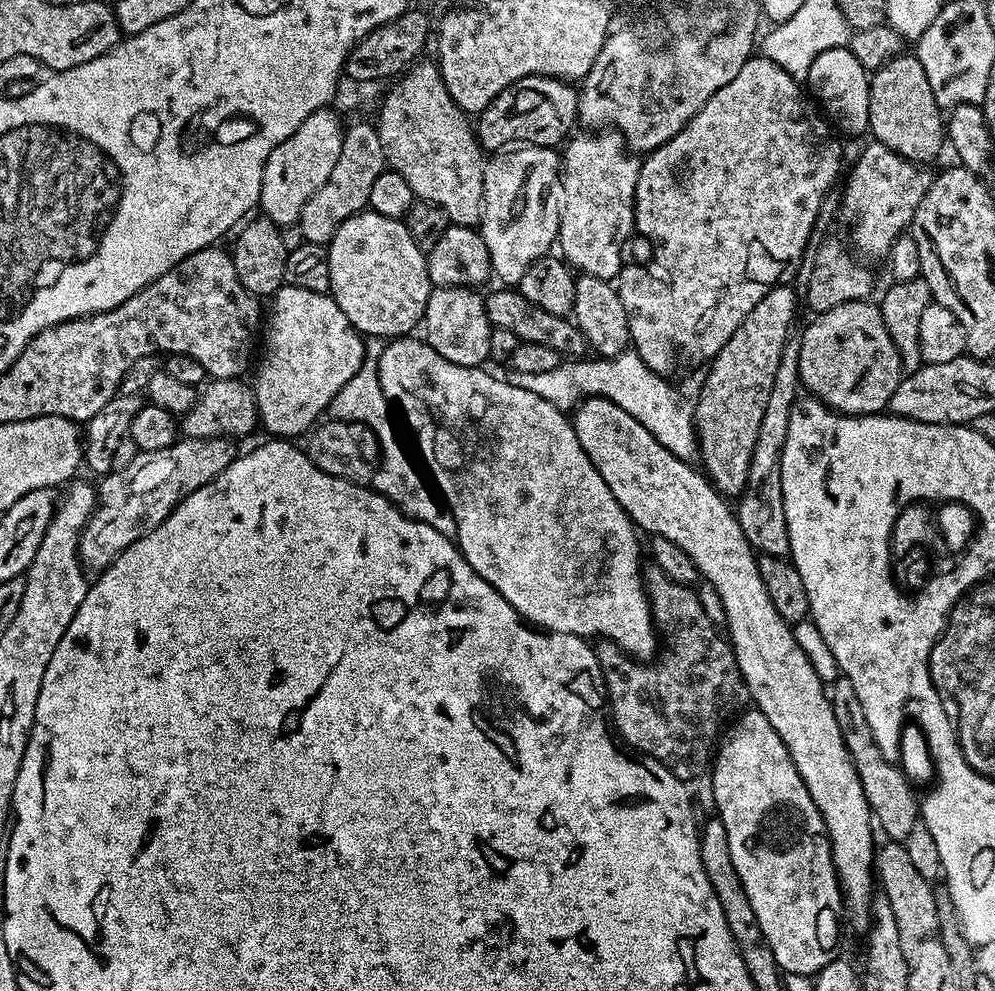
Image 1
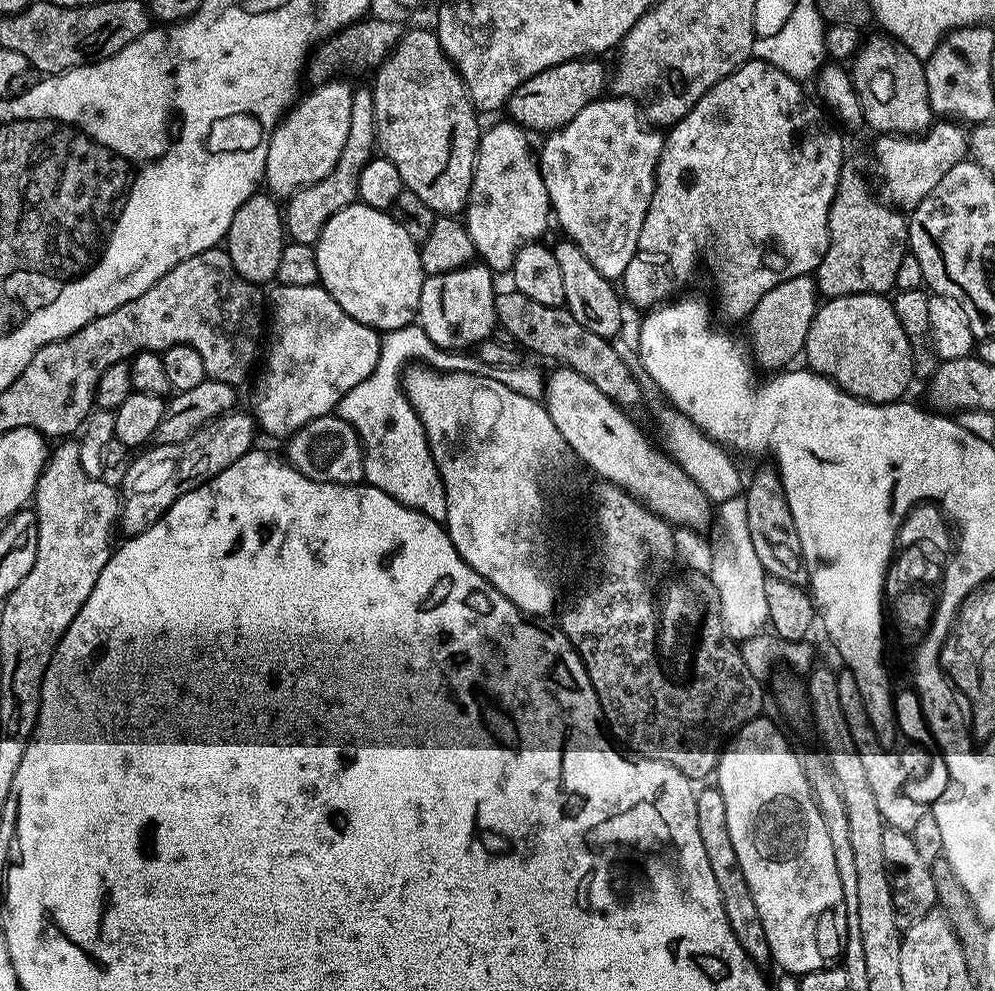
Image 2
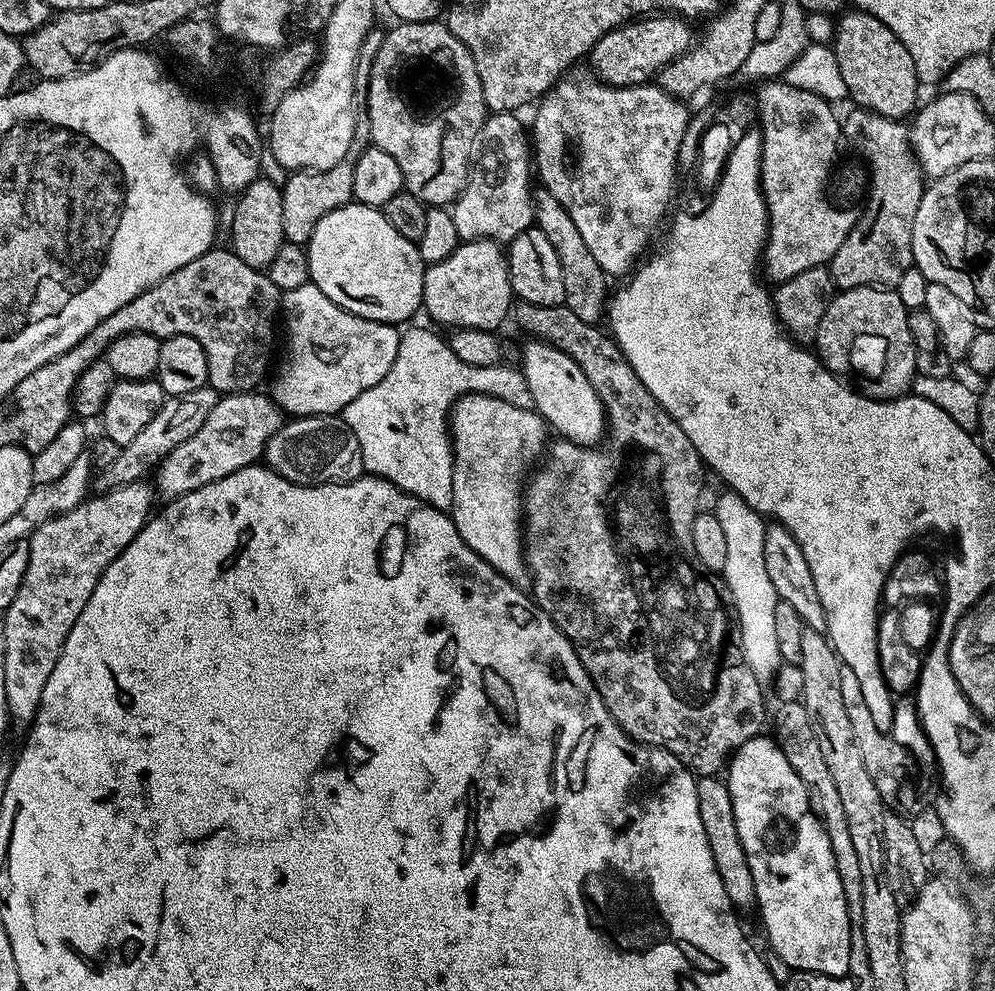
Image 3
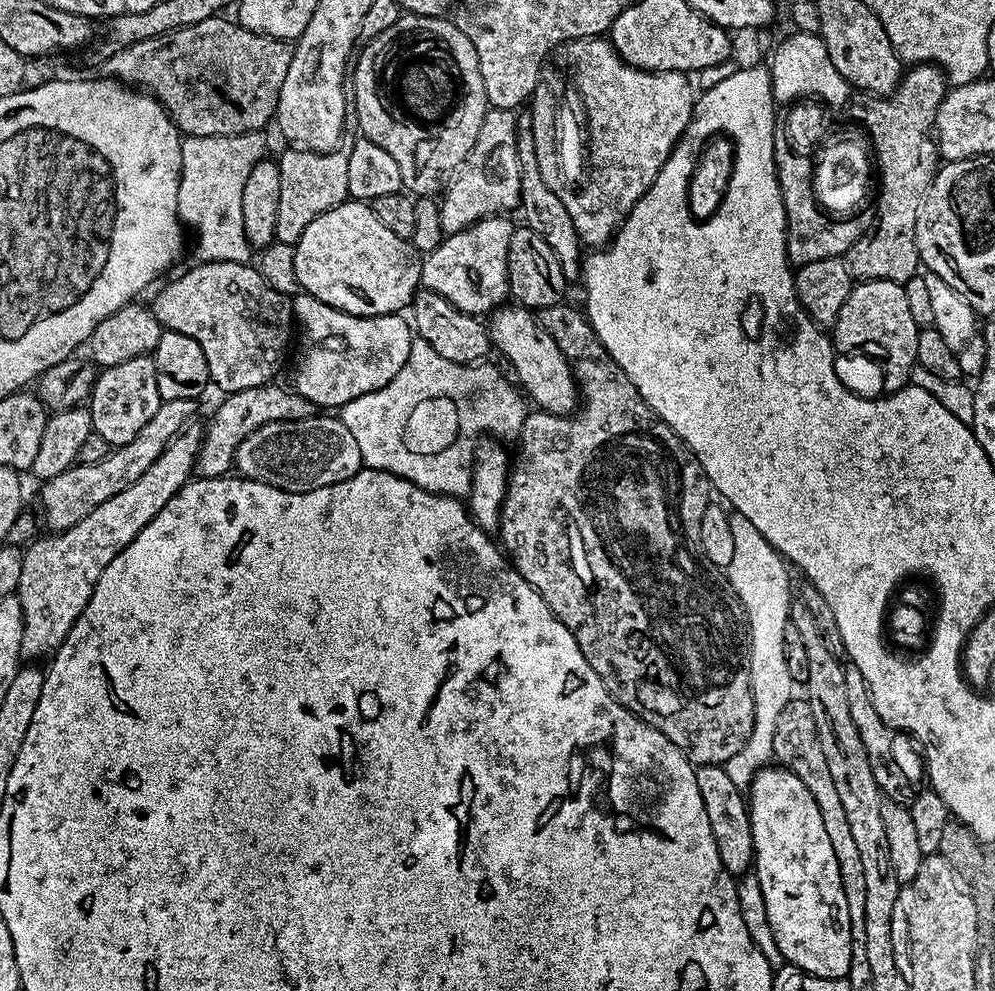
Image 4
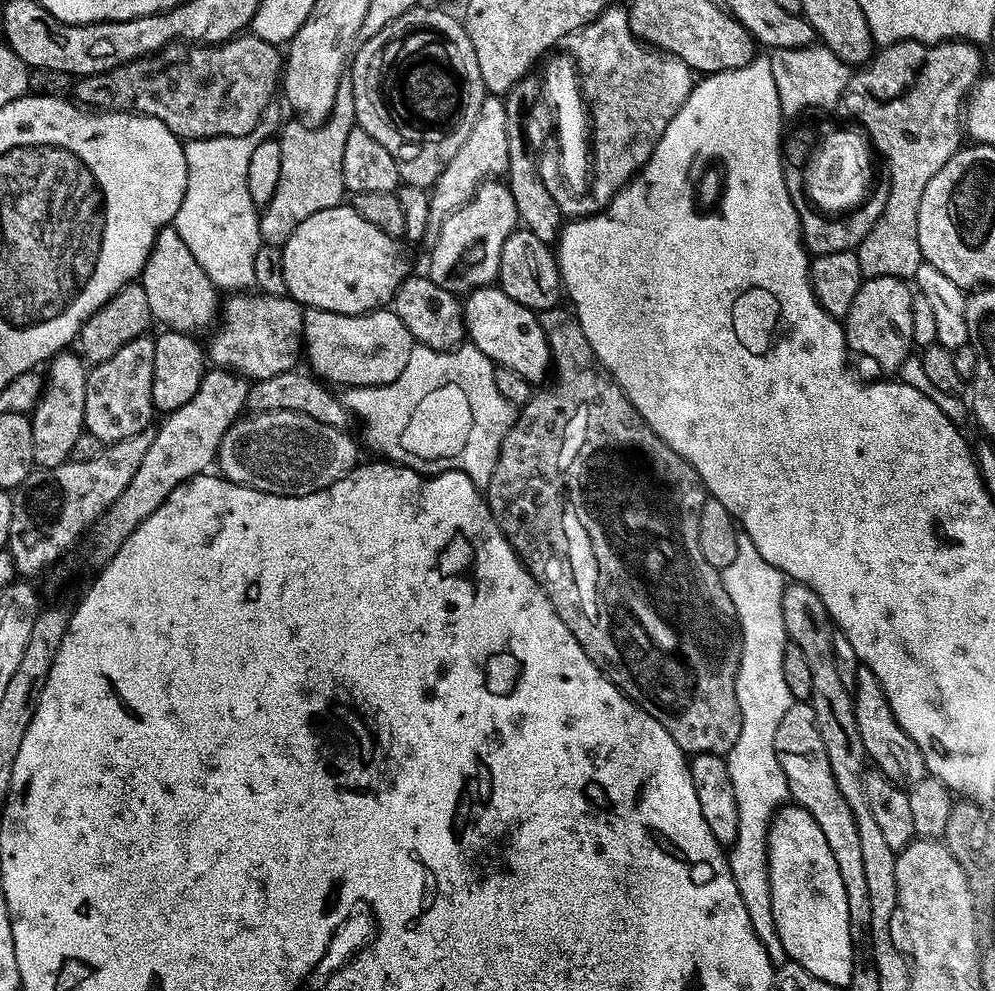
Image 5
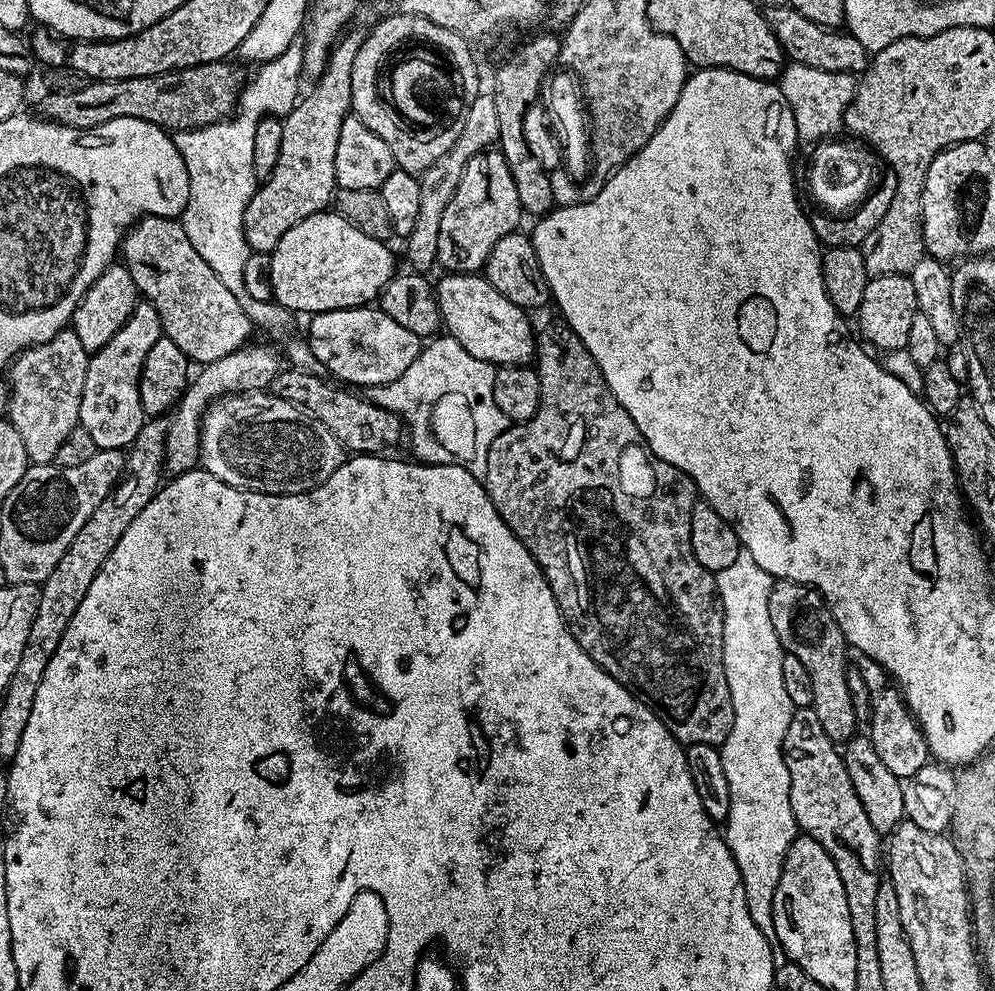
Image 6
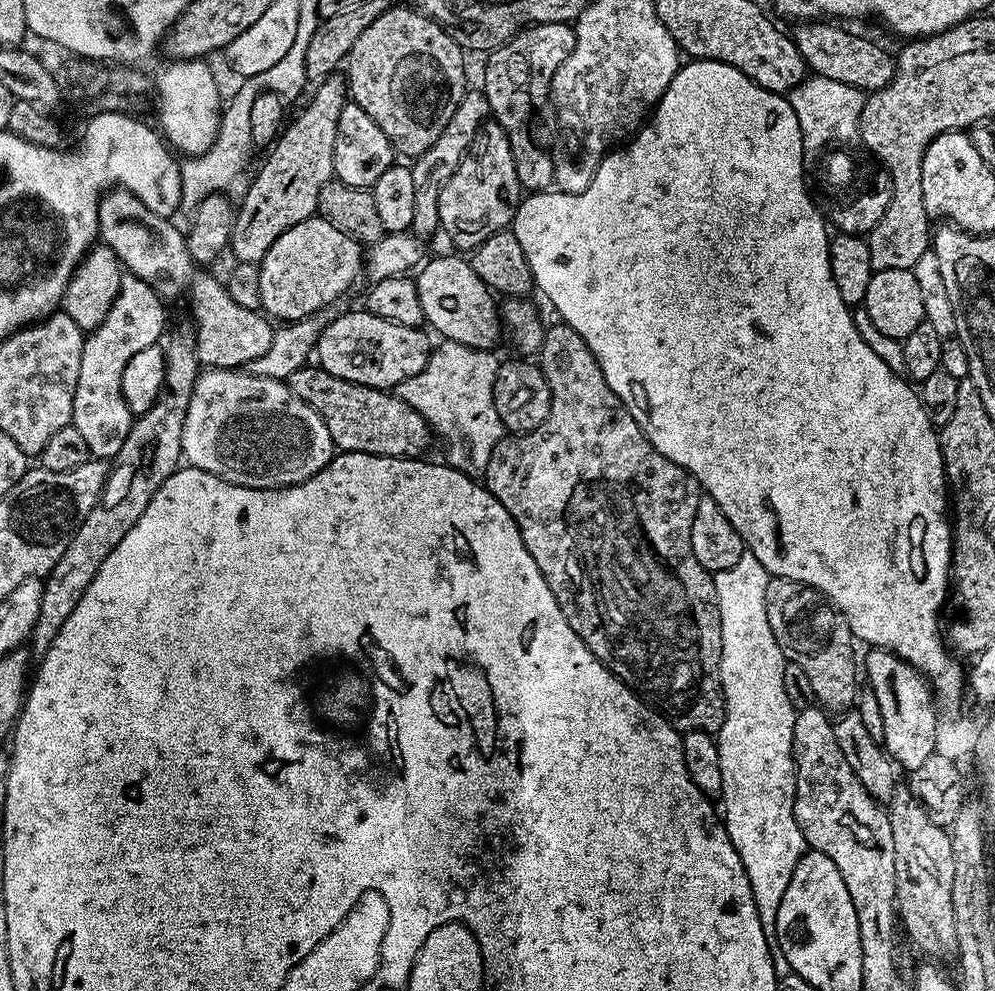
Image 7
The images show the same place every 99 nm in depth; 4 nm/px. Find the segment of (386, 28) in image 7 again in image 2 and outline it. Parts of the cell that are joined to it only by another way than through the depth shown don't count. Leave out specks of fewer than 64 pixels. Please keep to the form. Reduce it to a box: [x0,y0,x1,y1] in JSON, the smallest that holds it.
[371,28,482,214]

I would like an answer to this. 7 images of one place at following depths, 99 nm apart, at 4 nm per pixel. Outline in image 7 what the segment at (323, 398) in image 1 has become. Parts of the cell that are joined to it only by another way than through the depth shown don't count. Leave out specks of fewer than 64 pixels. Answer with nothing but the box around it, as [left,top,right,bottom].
[314,310,430,390]

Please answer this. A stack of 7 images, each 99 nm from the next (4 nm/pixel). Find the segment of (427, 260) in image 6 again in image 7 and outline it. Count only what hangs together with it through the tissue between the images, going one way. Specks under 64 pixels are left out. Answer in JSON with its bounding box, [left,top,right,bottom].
[410,90,489,238]

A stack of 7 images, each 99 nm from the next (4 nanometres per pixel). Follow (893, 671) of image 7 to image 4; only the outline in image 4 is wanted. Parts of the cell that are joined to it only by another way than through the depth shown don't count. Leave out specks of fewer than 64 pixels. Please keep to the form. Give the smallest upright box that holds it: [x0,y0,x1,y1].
[844,662,922,804]

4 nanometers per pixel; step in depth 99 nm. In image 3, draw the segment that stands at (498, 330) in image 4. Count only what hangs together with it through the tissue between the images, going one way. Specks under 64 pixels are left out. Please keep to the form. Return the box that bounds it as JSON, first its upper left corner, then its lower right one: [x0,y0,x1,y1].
[522,338,606,446]

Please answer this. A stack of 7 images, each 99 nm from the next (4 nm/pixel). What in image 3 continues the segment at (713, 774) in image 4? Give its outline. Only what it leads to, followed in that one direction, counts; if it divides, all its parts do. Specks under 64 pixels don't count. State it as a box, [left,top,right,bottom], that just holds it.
[696,775,756,913]

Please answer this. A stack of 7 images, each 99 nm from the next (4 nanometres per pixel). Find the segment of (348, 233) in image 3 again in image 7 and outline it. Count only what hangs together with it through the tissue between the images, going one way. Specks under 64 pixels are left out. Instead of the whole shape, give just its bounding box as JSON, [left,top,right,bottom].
[259,215,365,322]

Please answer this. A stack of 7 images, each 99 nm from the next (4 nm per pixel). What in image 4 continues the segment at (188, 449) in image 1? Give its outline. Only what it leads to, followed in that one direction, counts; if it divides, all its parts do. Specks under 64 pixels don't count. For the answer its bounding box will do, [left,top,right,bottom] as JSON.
[195,382,318,477]

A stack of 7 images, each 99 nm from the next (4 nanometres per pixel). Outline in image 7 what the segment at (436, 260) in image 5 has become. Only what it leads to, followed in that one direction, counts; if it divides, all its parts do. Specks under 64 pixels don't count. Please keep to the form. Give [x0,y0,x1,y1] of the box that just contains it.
[438,122,522,254]

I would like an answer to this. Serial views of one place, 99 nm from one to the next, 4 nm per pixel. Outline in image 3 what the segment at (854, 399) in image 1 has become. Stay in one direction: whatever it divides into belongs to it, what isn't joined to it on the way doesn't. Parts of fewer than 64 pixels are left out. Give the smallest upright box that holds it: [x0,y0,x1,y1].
[814,287,916,400]

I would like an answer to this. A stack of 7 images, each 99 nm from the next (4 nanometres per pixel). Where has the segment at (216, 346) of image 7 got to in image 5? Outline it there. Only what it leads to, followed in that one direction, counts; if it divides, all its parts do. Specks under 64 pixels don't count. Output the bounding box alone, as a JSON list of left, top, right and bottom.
[138,226,218,334]

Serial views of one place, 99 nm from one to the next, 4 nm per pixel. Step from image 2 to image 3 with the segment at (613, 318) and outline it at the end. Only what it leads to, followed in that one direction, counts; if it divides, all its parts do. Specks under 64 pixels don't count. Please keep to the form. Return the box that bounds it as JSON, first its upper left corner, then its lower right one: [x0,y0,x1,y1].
[534,186,610,325]

